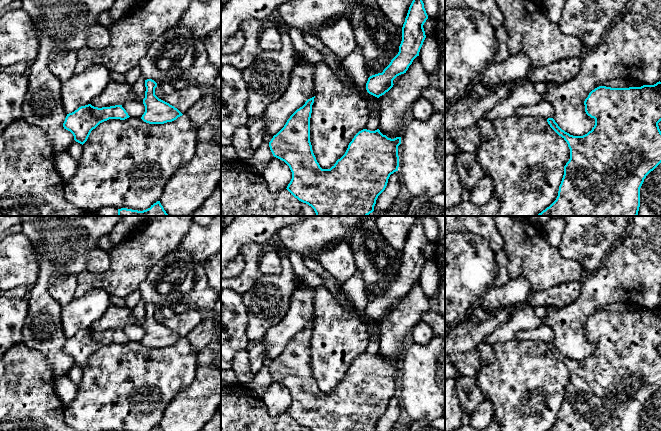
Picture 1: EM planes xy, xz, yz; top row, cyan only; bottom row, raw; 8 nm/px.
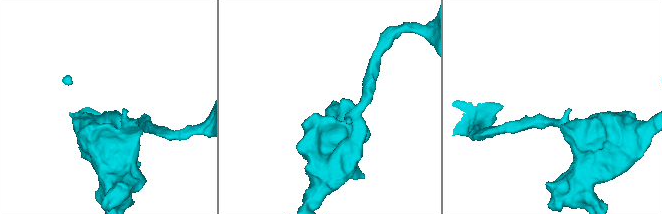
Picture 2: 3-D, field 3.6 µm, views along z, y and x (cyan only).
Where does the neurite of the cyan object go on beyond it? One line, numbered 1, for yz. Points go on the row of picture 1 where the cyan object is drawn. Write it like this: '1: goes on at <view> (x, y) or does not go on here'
1: does not go on here

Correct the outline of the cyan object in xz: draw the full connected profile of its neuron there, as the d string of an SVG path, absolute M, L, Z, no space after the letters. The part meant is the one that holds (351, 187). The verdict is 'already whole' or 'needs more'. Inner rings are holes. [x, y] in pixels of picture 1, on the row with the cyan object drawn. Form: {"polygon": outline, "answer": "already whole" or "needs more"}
{"polygon": "M314 98L297 109L269 142L273 156L284 161L292 172L286 189L299 201L311 206L316 216L368 216L374 211L376 200L385 190L390 175L398 171L401 137L391 139L379 129L363 129L354 136L345 154L330 169L322 169L310 142Z", "answer": "already whole"}

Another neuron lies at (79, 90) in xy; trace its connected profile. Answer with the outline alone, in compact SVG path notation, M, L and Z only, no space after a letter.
M96 64L62 82L61 100L67 114L91 103L111 81L110 70Z

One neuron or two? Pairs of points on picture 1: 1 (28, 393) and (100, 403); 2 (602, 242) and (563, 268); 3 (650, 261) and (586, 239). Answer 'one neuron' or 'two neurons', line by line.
1: two neurons
2: two neurons
3: two neurons

